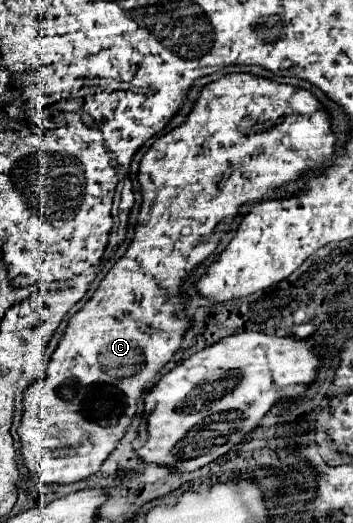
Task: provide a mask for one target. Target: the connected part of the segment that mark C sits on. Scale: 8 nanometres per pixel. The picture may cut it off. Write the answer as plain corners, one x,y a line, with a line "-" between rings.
248,73
224,75
204,87
186,123
154,141
140,163
138,181
144,201
134,241
104,277
94,297
70,319
50,359
46,379
34,381
24,393
24,415
18,427
20,453
34,483
42,487
66,485
98,473
130,425
130,419
122,421
120,417
134,417
145,385
172,359
190,325
184,313
186,299
180,295
182,281
214,253
240,205
268,197
270,191
298,179
308,167
330,159
334,141
328,111
310,91

